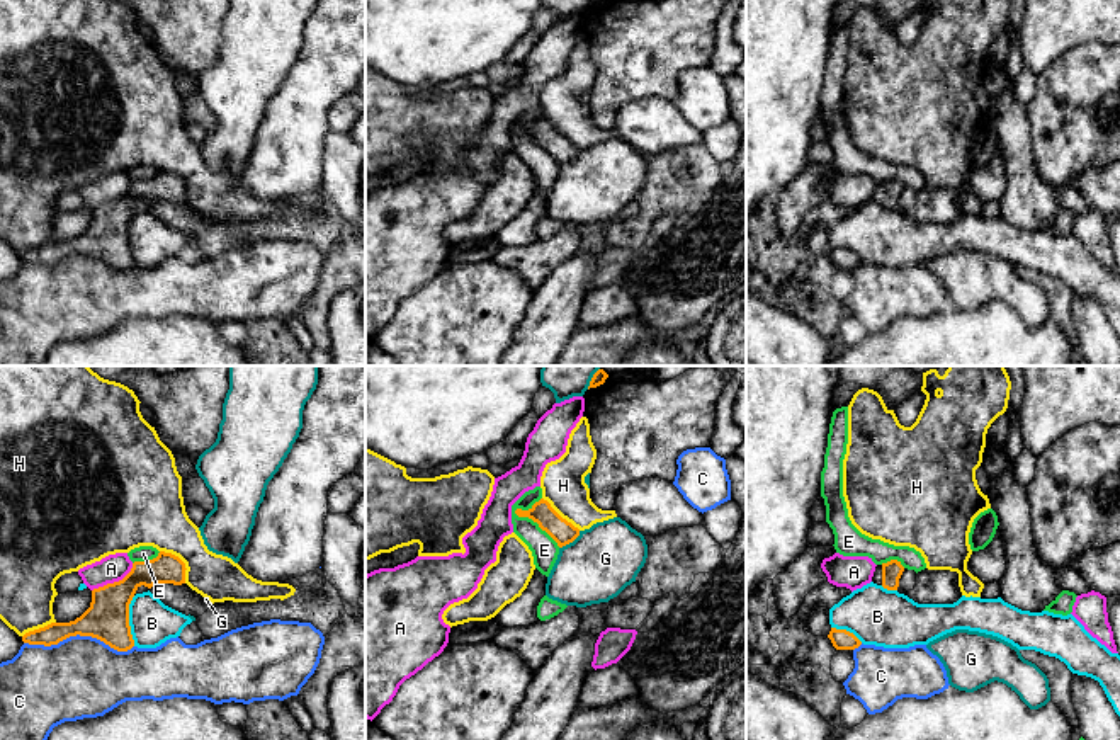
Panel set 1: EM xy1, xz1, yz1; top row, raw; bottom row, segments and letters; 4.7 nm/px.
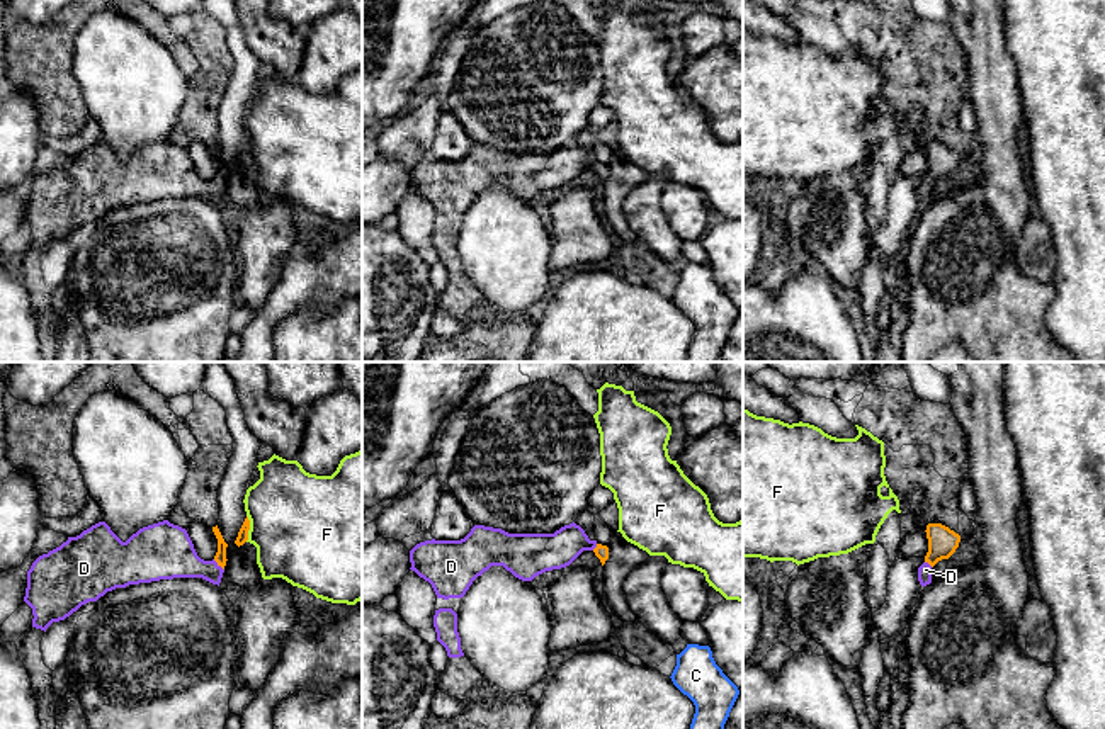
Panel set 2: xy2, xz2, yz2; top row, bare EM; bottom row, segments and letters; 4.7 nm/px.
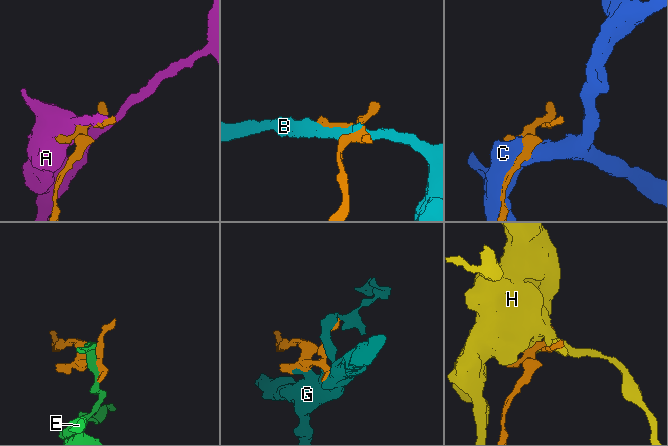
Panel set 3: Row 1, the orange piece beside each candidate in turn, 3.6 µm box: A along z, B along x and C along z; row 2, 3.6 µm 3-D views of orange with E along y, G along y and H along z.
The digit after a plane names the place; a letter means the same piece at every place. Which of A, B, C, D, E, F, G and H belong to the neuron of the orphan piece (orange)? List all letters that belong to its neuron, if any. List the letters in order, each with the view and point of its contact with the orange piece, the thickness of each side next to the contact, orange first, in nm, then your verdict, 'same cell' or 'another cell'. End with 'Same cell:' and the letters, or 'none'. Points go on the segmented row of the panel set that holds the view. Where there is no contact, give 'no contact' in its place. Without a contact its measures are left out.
A: contact xy1 (114, 582); calibres 200 and 130 nm; another cell
B: contact xy1 (128, 621); calibres 200 and 220 nm; another cell
C: contact xy1 (79, 633); calibres 200 and 380 nm; another cell
D: contact xy2 (218, 565); calibres 60 and 260 nm; same cell
E: contact xz1 (537, 523); calibres 110 and 130 nm; another cell
F: contact xy2 (249, 529); calibres 50 and 480 nm; another cell
G: contact xz1 (570, 541); calibres 110 and 320 nm; another cell
H: contact xy1 (182, 562); calibres 140 and 280 nm; another cell
Same cell: D

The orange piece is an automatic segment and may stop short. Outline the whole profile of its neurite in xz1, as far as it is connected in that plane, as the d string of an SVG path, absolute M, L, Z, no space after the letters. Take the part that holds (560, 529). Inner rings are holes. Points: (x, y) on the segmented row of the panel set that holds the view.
M540 498L529 510L517 509L518 517L529 517L546 531L559 548L573 543L580 536L580 529L563 519L547 500Z

